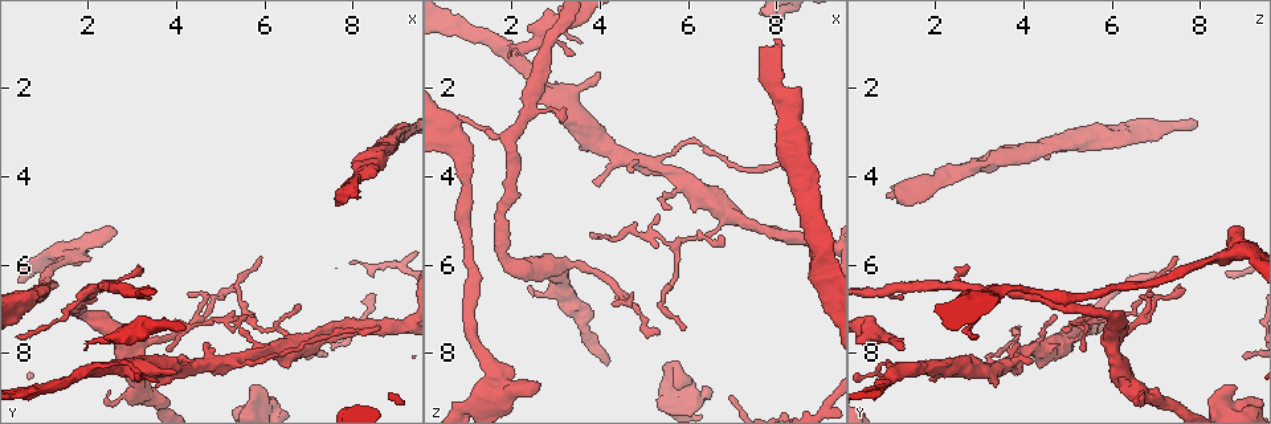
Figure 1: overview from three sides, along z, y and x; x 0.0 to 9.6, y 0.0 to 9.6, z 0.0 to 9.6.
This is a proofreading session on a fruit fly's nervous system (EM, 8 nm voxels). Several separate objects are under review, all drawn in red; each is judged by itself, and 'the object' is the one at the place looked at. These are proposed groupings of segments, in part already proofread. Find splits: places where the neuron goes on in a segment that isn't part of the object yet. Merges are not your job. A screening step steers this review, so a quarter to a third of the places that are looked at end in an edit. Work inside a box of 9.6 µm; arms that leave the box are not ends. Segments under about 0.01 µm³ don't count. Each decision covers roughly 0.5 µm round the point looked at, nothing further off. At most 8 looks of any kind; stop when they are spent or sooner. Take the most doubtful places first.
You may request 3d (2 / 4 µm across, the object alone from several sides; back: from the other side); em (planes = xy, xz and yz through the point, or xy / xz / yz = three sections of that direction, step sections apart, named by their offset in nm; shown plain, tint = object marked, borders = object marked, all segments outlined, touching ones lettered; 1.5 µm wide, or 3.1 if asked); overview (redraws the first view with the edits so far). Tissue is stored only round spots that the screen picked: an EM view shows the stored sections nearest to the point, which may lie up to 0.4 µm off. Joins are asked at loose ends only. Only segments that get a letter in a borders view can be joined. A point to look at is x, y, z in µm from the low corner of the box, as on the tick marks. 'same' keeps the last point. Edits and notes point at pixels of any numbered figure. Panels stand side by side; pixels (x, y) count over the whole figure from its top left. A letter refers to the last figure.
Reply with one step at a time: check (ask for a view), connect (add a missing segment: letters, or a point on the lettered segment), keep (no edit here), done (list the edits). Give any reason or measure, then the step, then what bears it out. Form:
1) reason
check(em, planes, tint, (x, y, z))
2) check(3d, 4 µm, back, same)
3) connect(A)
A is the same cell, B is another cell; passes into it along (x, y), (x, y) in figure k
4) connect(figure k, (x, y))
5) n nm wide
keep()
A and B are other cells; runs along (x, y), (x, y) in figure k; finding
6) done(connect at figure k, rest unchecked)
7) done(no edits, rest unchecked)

an open end
check(em, xz, step 8, borders, (7.90, 4.40, 0.85))

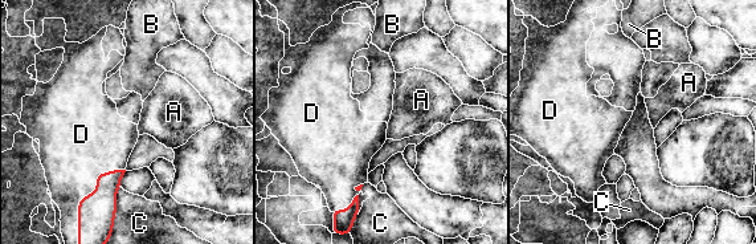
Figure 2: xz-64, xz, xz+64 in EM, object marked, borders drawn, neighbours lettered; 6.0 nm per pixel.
check(em, planes, borders, same)

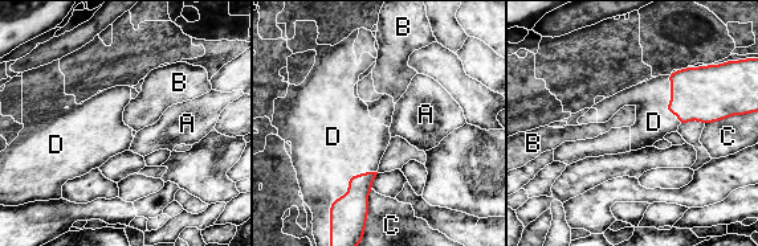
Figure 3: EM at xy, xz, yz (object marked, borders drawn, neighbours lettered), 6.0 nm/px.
D touches over 340 nm
connect(D)
D is the same cell, A, B and C are other cells; passes into it along (349, 213), (349, 181), (329, 146) in figure 3; the neuron continues

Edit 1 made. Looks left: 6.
free end
check(em, planes, borders, (2.95, 8.60, 6.05))

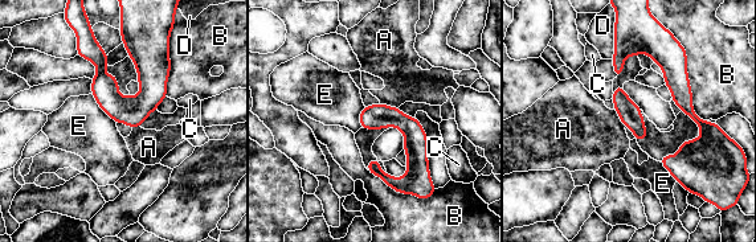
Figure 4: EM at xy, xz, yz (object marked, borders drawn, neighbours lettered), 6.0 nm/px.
140 nm wide
keep()
A, B, C, D and E are other cells; runs along (367, 109), (415, 136), (416, 184) in figure 4; none of them fits

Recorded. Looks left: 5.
free end
check(em, planes, borders, (4.20, 6.65, 6.90))

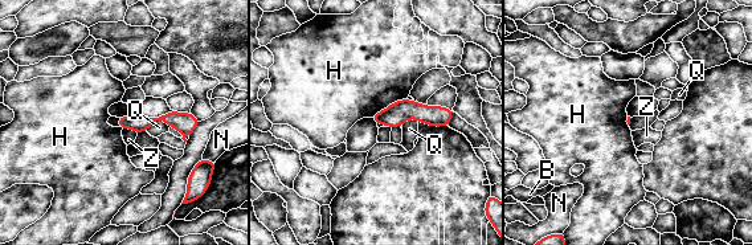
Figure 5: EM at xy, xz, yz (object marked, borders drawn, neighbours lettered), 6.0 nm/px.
keep()
B, H, N, Q and Z are other cells; runs along (121, 119), (172, 118), (188, 126) in figure 5; no lettered segment goes on from it

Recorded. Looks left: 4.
done(connect at figure 3, rest unchecked)

